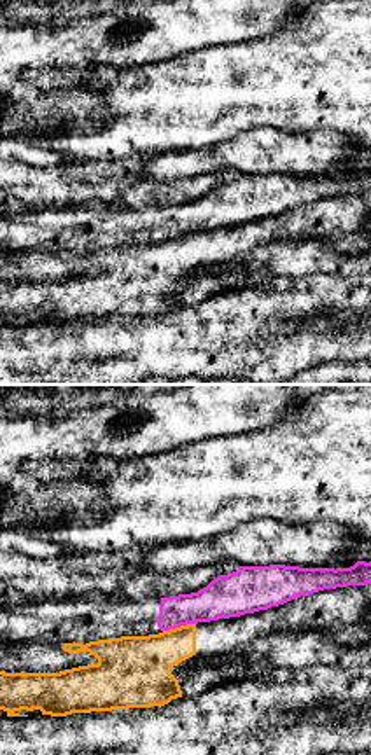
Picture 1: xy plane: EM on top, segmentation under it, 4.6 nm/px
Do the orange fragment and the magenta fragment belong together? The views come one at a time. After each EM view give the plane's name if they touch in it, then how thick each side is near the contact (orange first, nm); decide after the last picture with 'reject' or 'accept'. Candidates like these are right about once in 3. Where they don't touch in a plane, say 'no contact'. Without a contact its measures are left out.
meets orange in xy; 280 nm thick on the orange side, 190 nm on the other

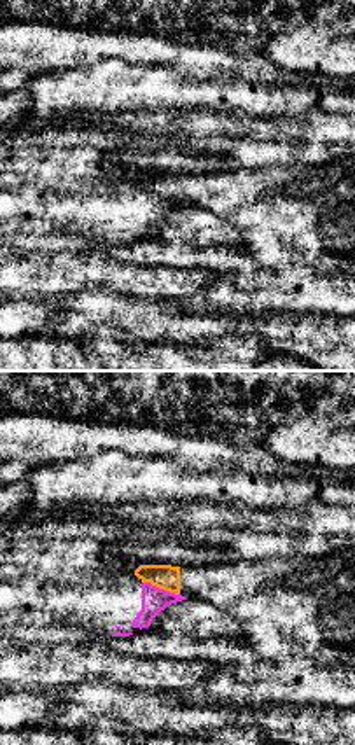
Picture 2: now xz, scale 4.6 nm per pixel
meets orange in xz; 120 nm thick on the orange side, 120 nm on the other

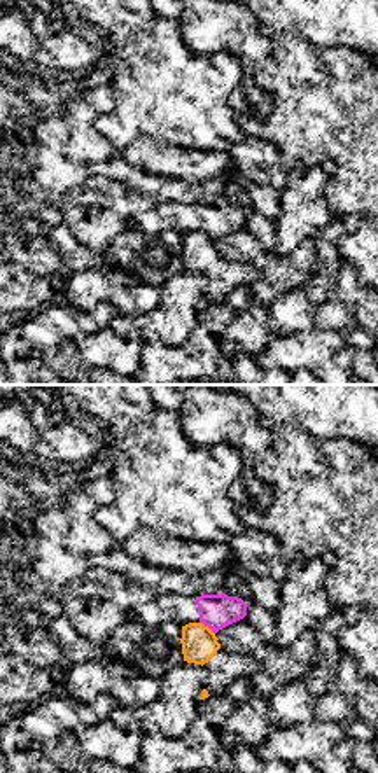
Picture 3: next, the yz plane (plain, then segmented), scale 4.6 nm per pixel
meets orange in yz; 160 nm thick on the orange side, 160 nm on the other

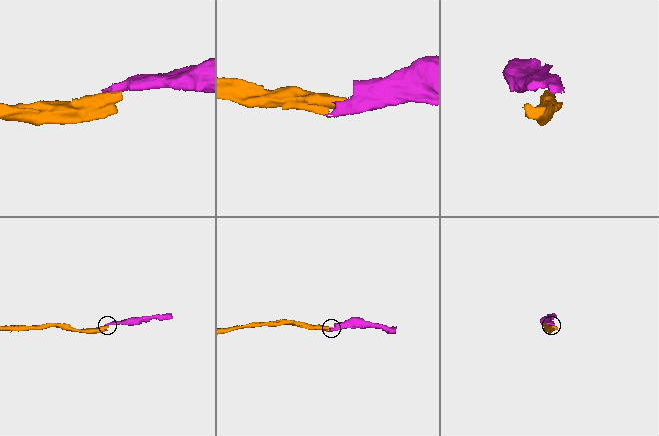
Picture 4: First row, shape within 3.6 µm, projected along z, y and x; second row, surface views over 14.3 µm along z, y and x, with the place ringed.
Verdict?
reject

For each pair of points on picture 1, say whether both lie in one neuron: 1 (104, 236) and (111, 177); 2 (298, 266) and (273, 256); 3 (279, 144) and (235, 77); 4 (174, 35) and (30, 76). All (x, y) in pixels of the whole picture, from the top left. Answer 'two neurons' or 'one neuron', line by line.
1: two neurons
2: one neuron
3: two neurons
4: one neuron

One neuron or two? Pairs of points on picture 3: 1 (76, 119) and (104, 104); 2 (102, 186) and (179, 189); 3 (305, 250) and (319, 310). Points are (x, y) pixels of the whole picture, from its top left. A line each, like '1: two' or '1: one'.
1: one
2: two
3: two

